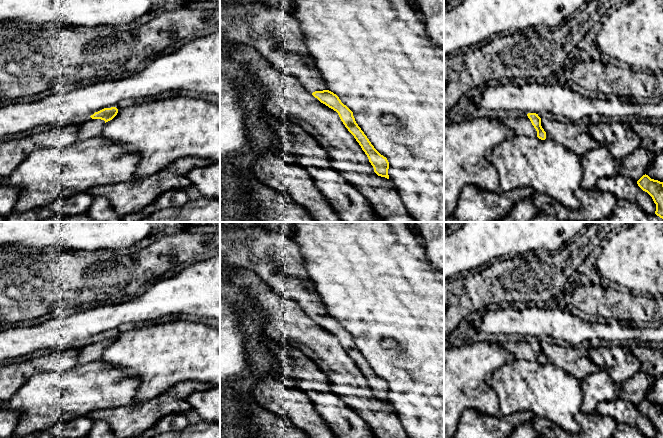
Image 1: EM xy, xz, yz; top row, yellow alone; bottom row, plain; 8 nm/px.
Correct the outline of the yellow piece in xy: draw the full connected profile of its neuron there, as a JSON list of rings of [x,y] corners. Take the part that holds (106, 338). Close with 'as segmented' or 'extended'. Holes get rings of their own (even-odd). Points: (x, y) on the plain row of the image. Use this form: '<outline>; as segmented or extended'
[[[116,331],[104,332],[90,341],[81,343],[77,355],[77,364],[86,364],[101,360],[104,348],[112,344],[118,337]]]; extended

